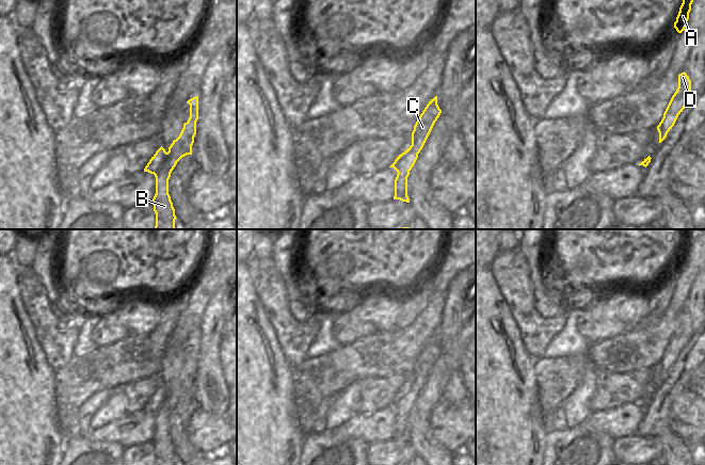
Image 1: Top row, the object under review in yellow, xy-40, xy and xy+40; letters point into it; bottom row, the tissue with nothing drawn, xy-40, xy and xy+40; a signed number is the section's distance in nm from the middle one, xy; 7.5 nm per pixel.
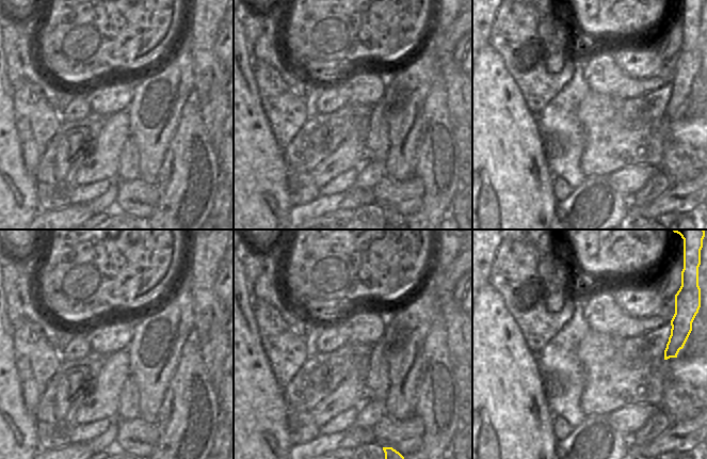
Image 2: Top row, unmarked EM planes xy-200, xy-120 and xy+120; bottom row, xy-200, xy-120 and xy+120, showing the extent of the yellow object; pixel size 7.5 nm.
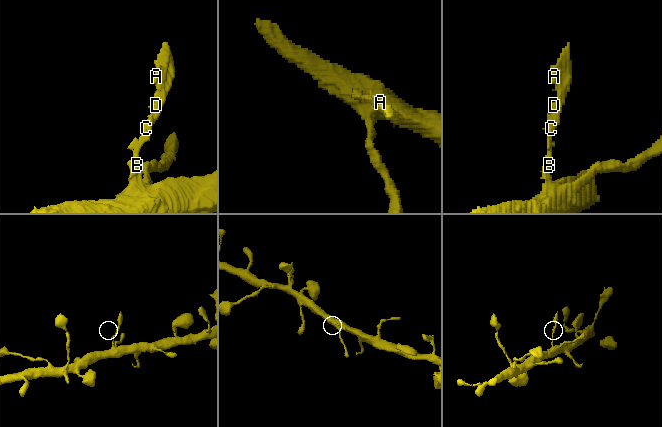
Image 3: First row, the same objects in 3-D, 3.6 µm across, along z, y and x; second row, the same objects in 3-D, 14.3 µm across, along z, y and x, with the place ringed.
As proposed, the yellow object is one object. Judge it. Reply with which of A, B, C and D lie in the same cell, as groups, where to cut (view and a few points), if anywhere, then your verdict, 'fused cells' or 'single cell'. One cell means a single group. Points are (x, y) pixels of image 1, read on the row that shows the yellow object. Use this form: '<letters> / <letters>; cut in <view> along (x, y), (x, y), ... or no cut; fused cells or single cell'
A C D / B; cut in xy-40 along (170, 173), (156, 172), (154, 174); fused cells

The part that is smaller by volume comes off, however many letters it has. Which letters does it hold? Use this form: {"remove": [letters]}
{"remove": ["A", "C", "D"]}

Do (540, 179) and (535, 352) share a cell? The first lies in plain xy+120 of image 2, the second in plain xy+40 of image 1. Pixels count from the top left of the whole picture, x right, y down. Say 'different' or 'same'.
different

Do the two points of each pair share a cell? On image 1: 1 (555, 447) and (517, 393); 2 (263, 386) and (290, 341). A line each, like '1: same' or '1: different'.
1: different
2: different

